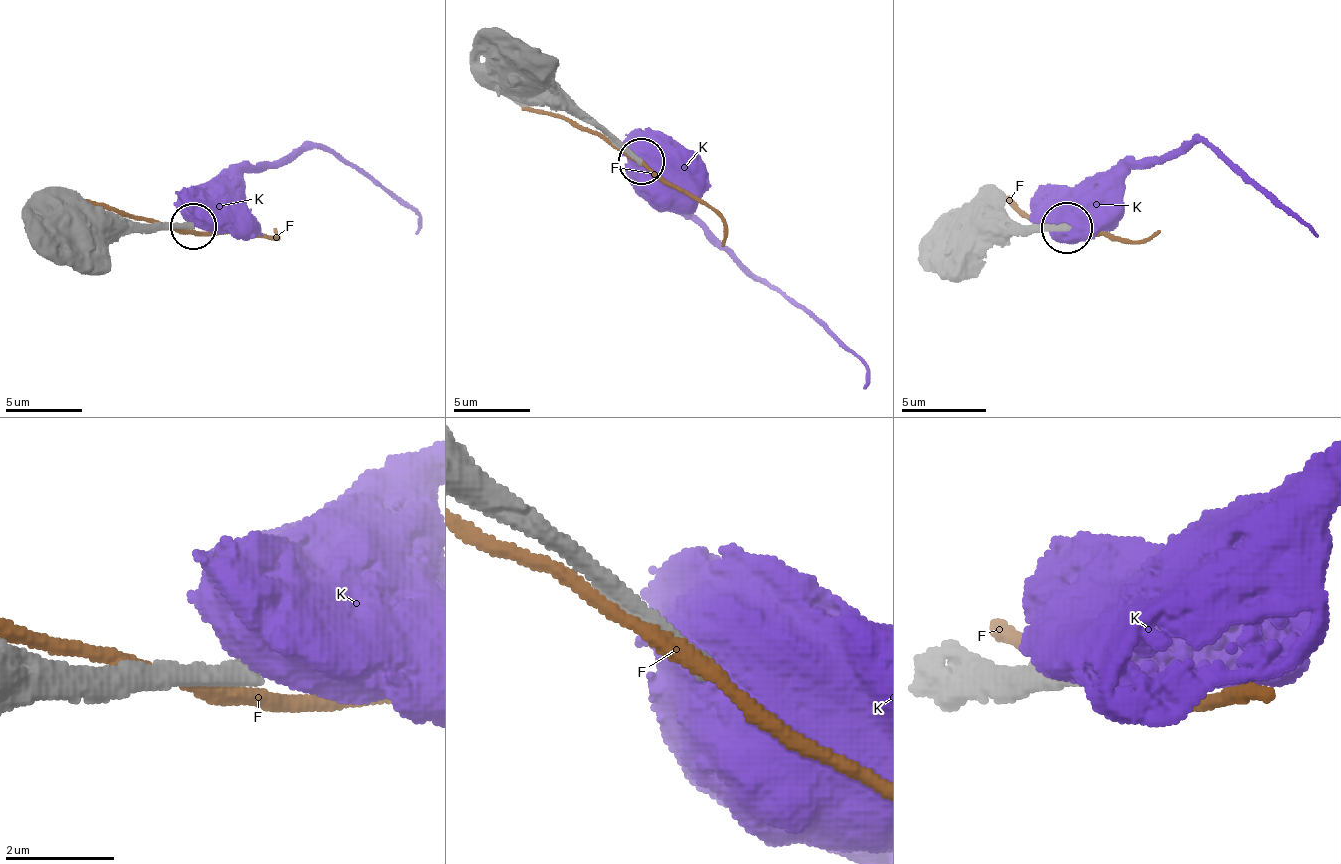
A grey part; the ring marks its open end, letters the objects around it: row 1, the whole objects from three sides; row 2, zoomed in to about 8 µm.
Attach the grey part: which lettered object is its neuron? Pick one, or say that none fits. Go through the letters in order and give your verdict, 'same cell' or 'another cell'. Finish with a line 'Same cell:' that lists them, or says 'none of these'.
F: another cell
K: another cell
Same cell: none of these

